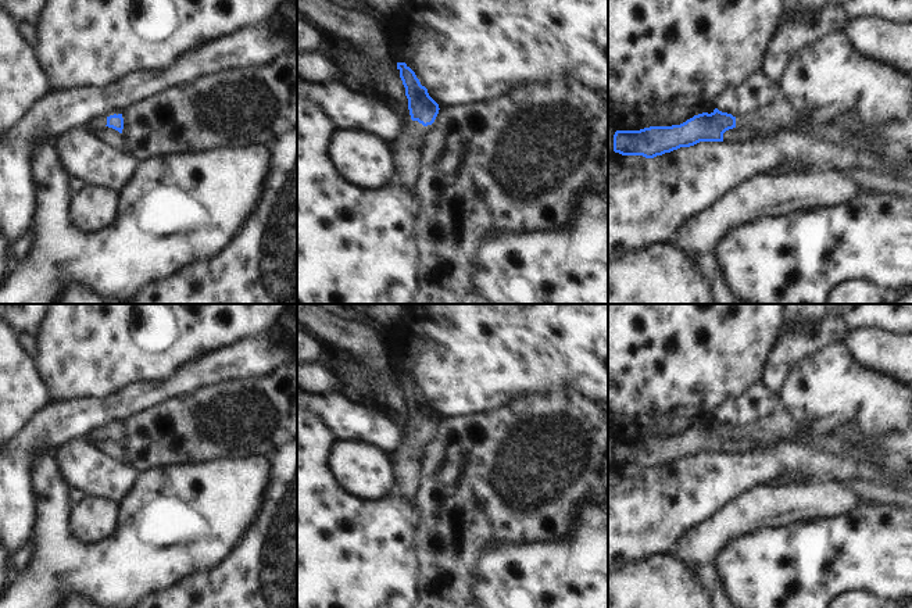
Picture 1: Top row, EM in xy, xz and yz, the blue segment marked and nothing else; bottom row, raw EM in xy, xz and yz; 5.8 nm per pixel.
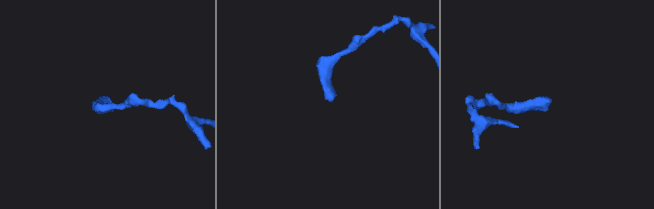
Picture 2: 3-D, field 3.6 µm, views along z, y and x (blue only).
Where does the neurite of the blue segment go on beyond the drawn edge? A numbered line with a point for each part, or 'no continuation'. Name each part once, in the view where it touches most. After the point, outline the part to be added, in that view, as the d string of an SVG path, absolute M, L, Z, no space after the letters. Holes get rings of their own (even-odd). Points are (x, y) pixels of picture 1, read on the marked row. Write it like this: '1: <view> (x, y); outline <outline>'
1: xz (406, 149); outline M412 121L401 133L390 142L391 160L394 162L396 182L414 193L419 176L421 150L425 142L425 126Z

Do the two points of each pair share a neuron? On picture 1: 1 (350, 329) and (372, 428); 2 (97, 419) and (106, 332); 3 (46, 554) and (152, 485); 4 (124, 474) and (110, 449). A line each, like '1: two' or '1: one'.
1: two
2: two
3: one
4: two

